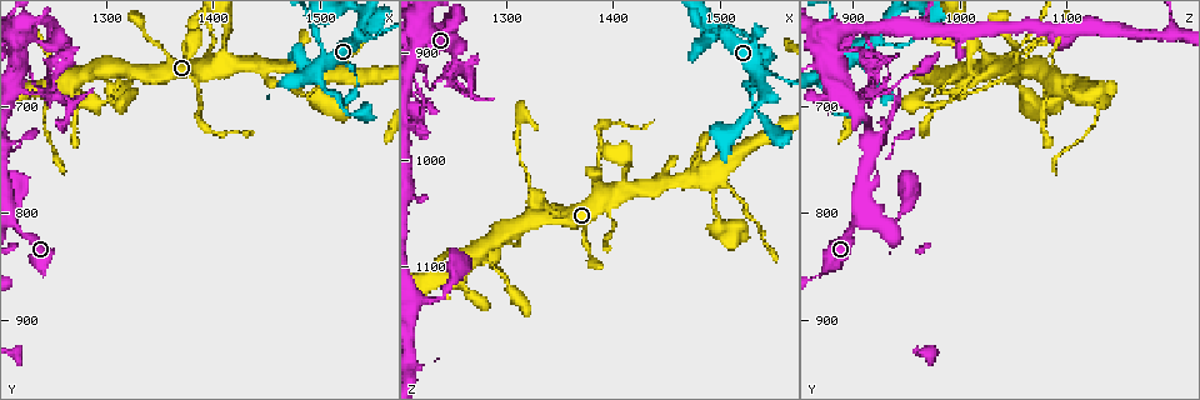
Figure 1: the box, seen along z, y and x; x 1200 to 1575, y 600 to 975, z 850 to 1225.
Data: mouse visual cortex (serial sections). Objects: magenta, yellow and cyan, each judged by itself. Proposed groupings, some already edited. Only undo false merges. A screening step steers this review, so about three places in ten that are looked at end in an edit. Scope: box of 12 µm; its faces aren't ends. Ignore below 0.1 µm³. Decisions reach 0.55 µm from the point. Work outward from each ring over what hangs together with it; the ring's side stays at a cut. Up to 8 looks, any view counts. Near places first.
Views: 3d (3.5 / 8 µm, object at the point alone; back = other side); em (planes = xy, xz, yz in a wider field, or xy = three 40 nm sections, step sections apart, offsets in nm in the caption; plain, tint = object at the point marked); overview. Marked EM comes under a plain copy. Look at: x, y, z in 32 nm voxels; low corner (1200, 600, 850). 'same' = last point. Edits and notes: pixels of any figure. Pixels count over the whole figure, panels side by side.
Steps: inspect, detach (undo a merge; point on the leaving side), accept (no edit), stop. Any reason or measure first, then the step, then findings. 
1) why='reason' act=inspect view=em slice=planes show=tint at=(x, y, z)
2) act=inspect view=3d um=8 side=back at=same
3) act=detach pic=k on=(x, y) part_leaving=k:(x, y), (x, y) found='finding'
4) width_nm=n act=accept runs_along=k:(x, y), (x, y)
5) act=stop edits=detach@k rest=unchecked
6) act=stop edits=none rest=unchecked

why='abrupt turn' act=inspect view=3d um=3.5 at=(1498, 662, 876)

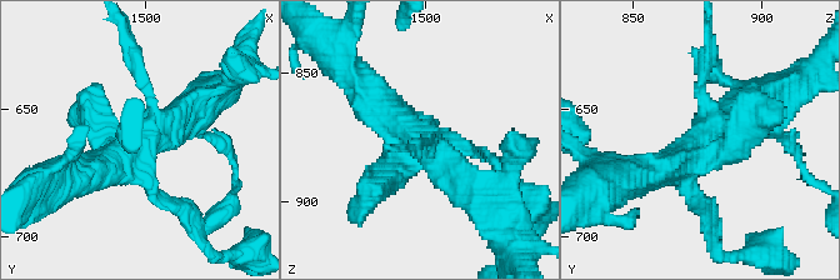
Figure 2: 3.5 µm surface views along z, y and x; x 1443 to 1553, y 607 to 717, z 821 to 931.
why='need the tissue' act=inspect view=em slice=xy step=3 show=tint at=(1499, 664, 877)

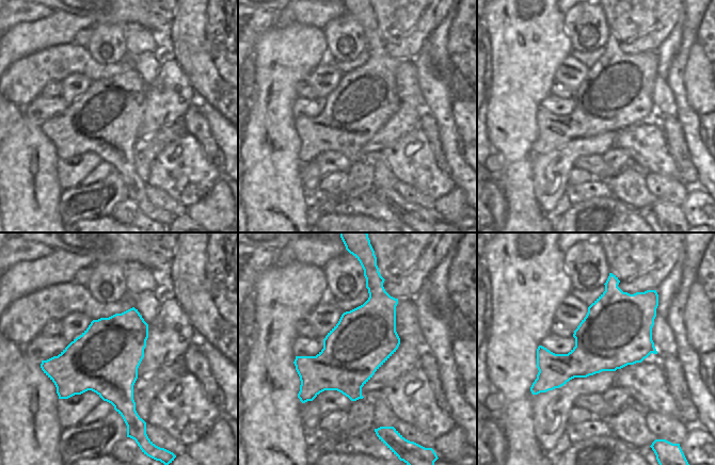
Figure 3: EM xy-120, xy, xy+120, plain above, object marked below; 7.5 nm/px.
why='another direction' act=inspect view=em slice=xy step=5 show=tint at=same

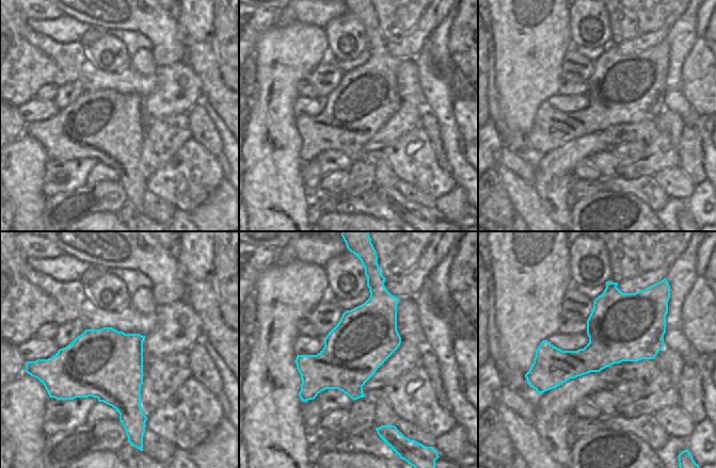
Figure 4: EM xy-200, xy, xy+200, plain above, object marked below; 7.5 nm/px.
act=accept runs_along=2:(480, 199), (369, 88) found='all the same cell'

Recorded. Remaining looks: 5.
why='sudden change in width' act=inspect view=3d um=8 at=(1530, 642, 928)

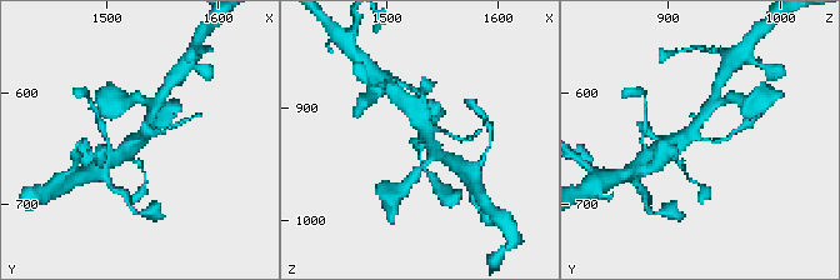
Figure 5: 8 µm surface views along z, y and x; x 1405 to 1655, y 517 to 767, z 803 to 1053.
why='need the tissue' act=inspect view=em slice=planes show=tint at=(1530, 642, 930)

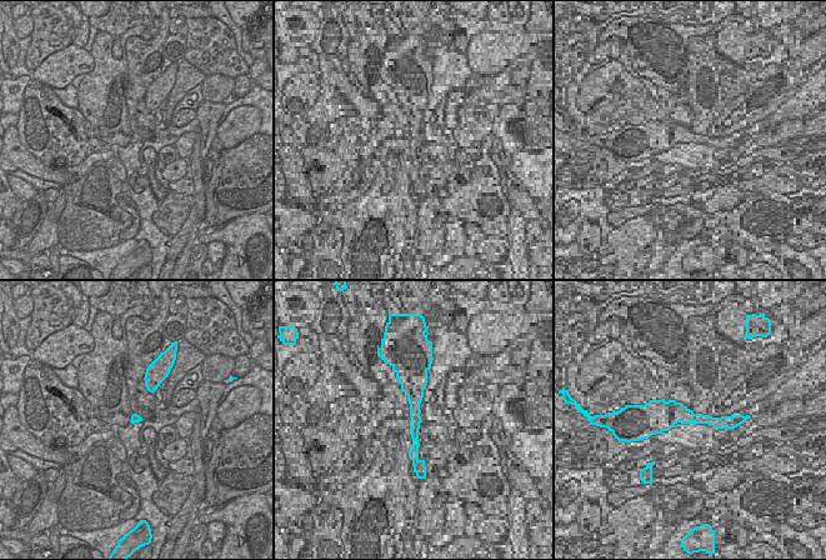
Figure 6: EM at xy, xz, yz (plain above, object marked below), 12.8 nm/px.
act=accept runs_along=5:(414, 110), (430, 173) found='one cell here'

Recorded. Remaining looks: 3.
why='sharp bend' act=inspect view=3d um=3.5 at=(1478, 662, 1014)

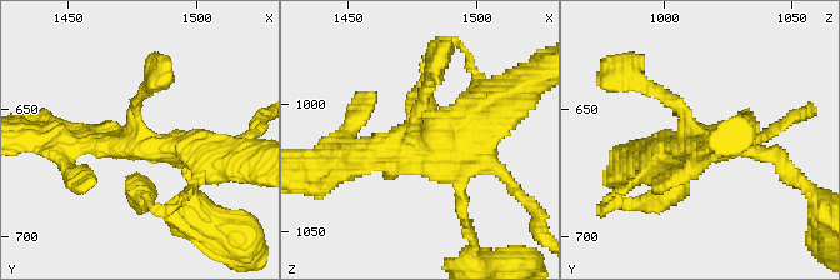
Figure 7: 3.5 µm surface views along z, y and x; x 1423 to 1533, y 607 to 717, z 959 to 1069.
why='need the tissue' act=inspect view=em slice=xy step=2 show=tint at=(1477, 665, 1016)

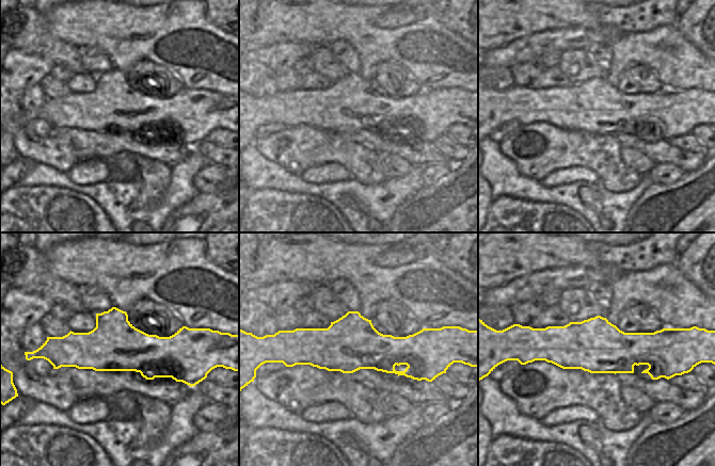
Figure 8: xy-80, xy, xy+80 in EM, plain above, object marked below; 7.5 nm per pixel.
act=accept runs_along=7:(335, 169), (489, 103) found='one cell here'

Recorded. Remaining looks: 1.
act=stop edits=none rest=unchecked

